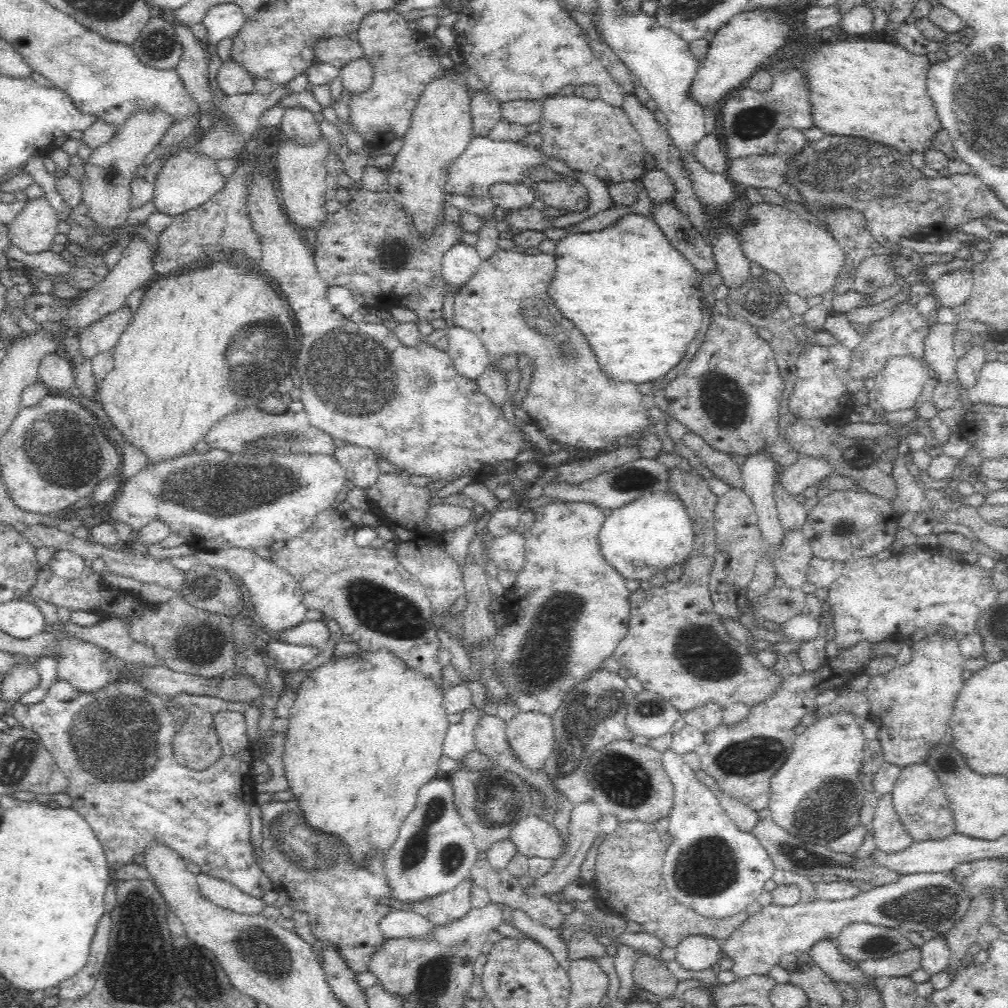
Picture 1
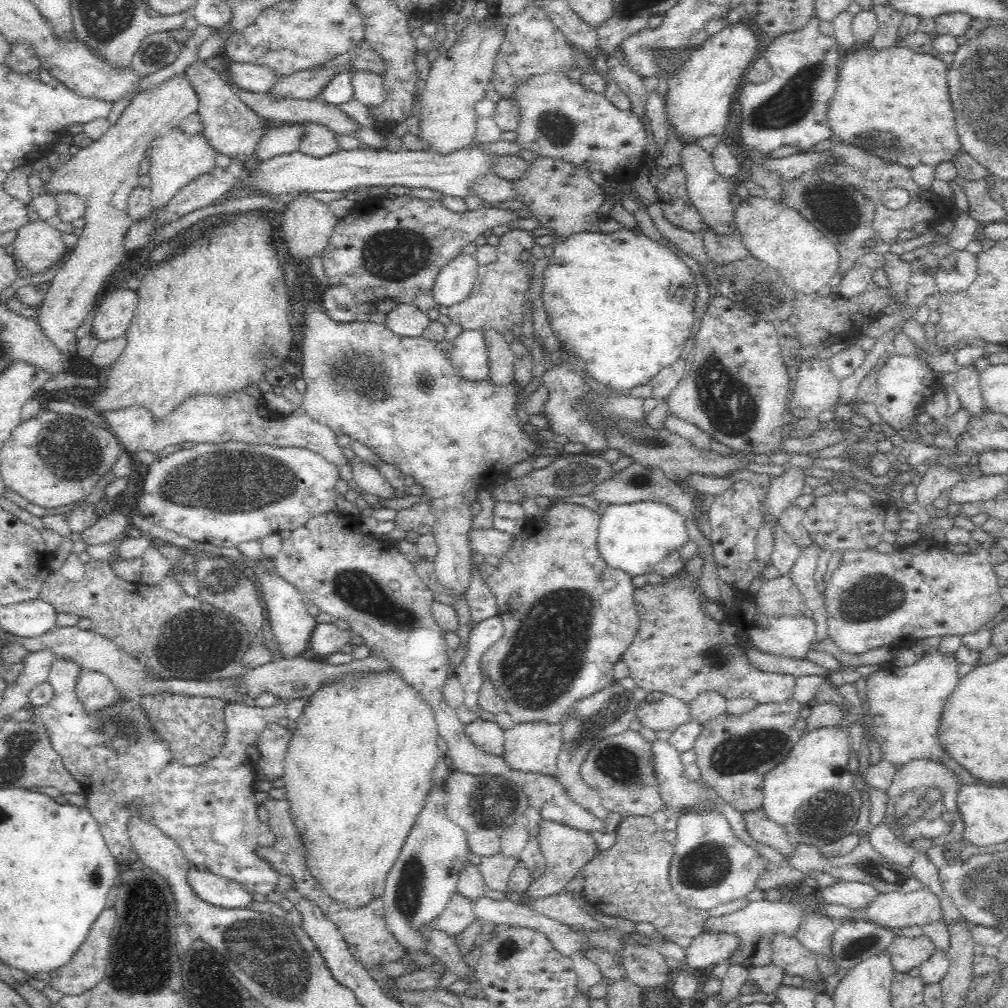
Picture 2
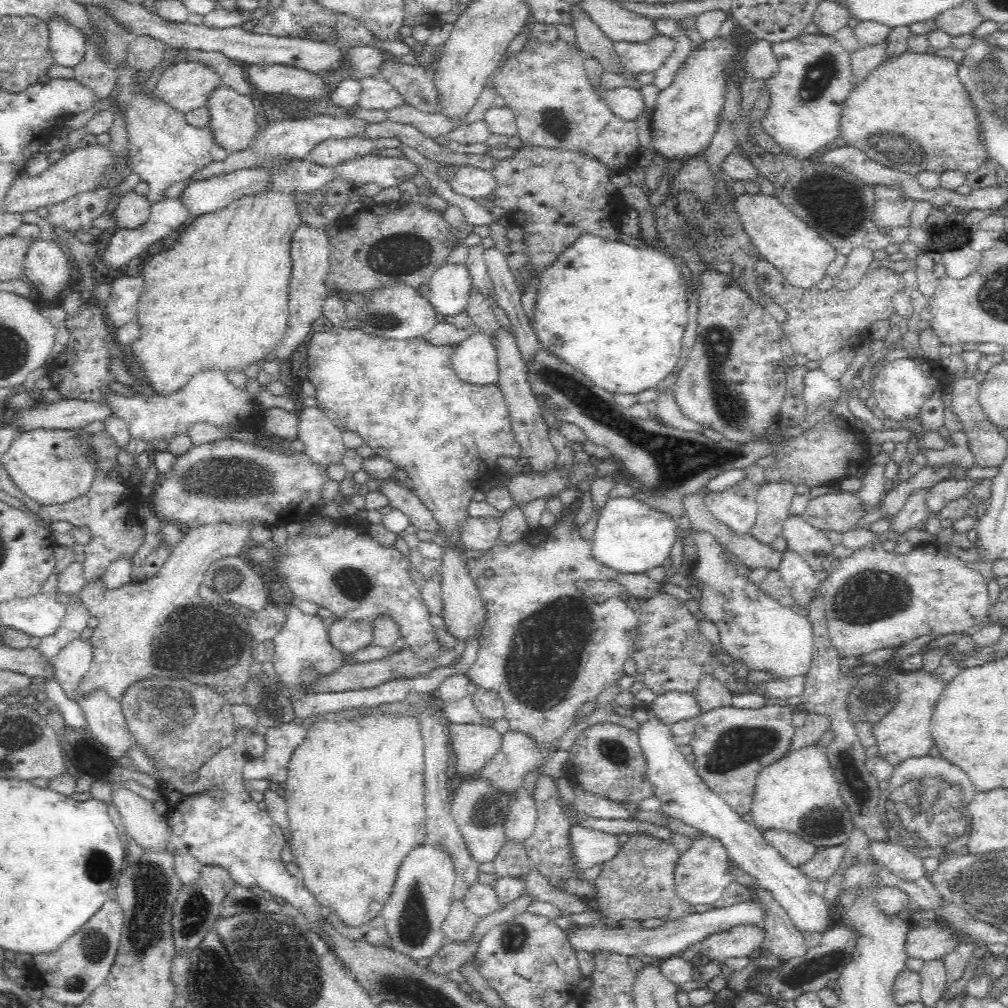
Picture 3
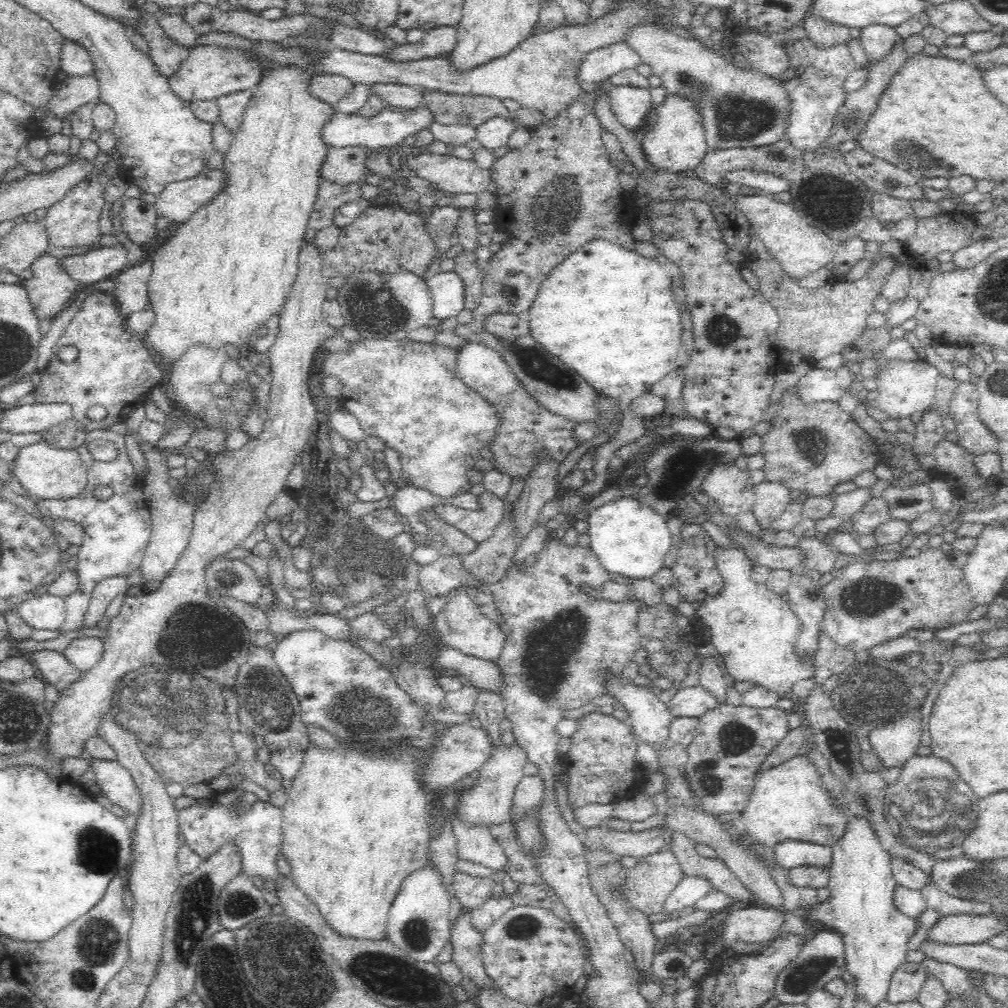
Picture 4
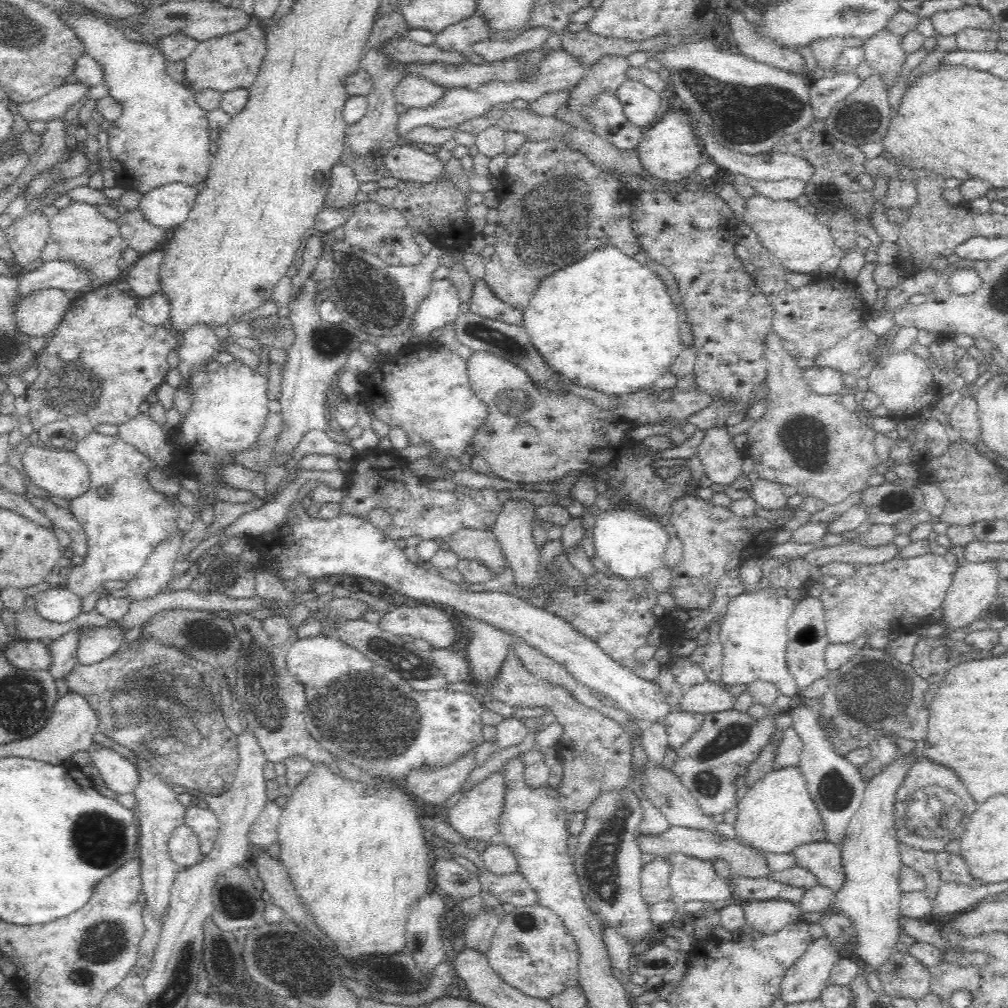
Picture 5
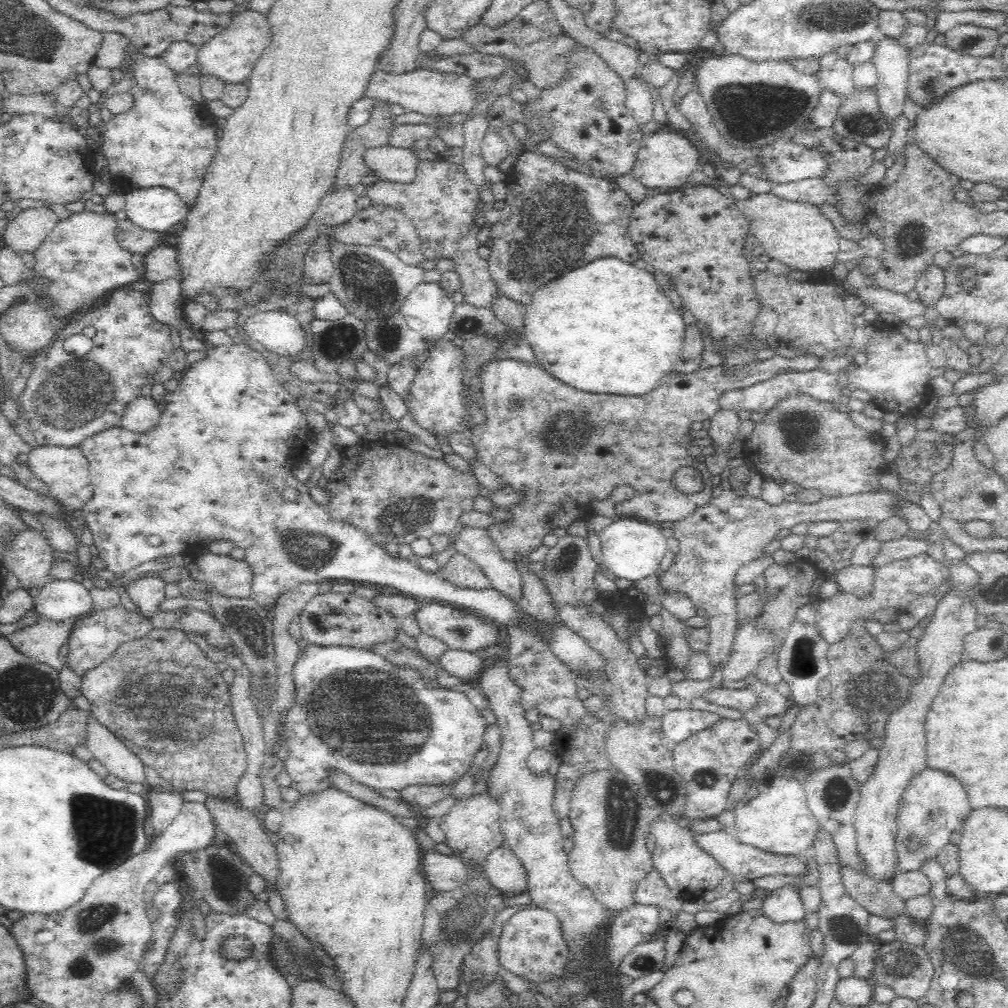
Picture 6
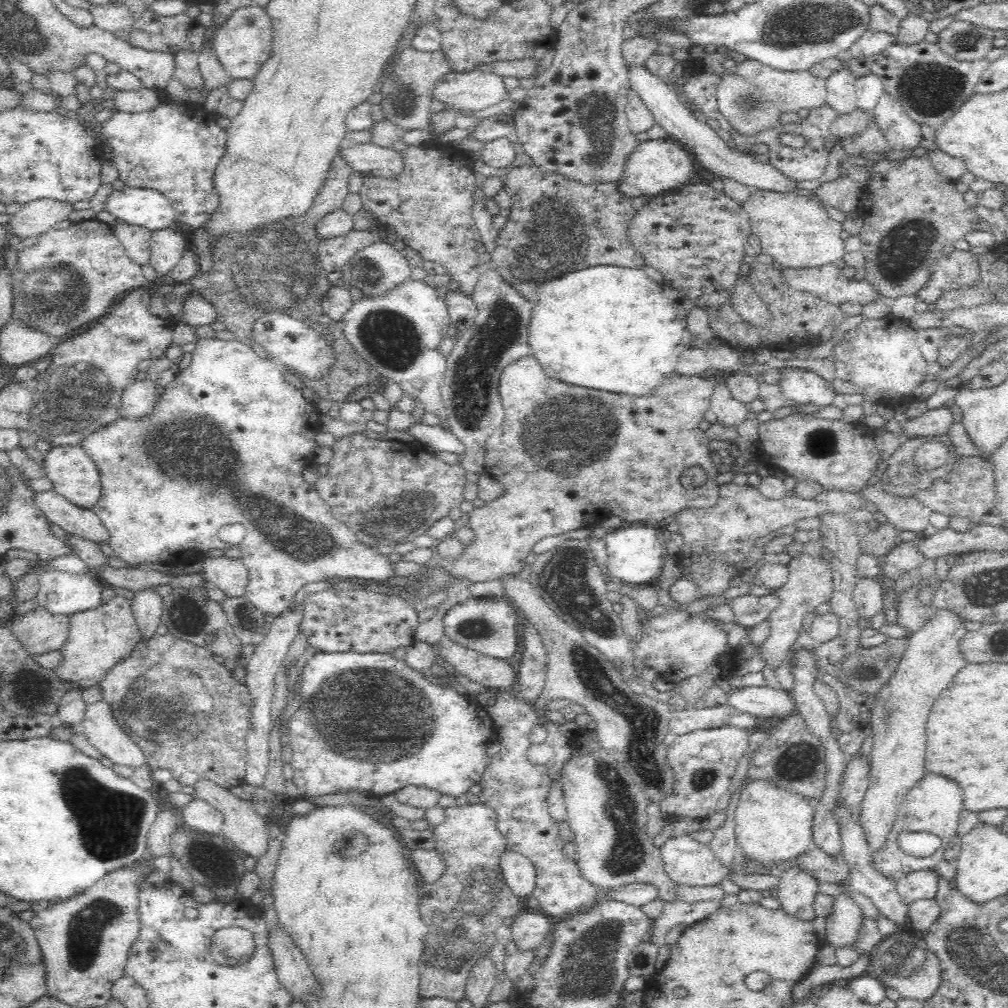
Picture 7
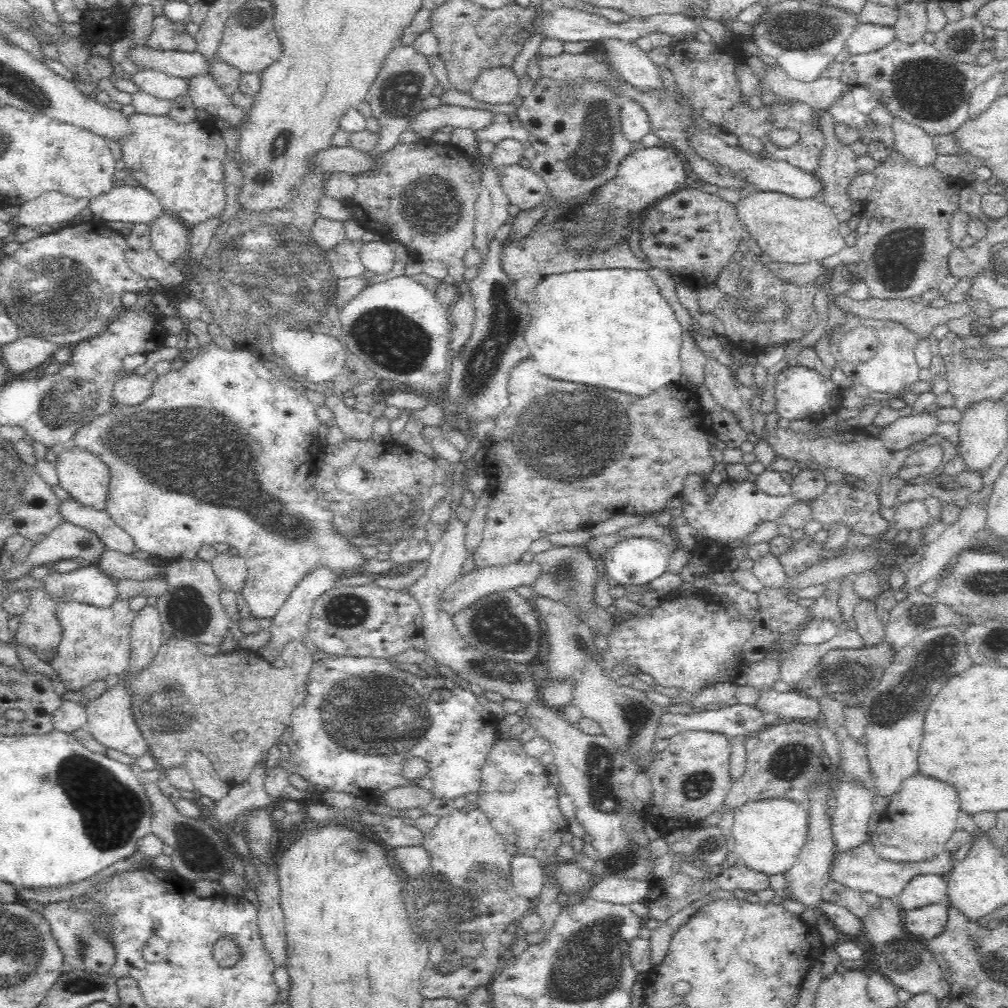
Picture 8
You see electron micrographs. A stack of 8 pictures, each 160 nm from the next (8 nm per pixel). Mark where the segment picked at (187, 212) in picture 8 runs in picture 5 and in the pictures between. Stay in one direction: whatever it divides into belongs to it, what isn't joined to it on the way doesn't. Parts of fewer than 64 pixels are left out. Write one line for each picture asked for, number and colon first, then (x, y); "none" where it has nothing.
5: (162, 136)
6: (166, 140)
7: (175, 150)

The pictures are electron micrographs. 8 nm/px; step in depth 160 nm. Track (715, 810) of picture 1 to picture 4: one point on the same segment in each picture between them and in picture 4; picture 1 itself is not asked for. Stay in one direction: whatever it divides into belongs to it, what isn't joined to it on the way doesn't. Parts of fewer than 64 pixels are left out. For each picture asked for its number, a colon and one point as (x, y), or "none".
2: (710, 866)
3: (701, 876)
4: (690, 889)

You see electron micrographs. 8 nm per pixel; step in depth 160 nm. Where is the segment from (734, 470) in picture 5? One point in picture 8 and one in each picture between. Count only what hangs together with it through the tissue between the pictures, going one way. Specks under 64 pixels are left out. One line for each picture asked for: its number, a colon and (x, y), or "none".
6: (725, 423)
7: (730, 412)
8: (719, 380)

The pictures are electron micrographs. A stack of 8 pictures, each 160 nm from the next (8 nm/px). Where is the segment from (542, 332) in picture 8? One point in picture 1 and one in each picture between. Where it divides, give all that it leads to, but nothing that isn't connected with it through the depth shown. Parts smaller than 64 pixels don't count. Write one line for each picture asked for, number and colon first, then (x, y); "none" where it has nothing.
1: (638, 302)
2: (607, 296)
3: (618, 313)
4: (606, 312)
5: (606, 322)
6: (607, 328)
7: (611, 328)

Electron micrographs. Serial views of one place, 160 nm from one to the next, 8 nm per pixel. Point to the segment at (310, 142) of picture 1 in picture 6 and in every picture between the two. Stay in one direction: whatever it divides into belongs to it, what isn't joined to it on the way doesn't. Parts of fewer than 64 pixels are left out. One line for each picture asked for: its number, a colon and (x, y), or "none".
2: (320, 141)
3: (333, 153)
4: (343, 165)
5: (343, 188)
6: (335, 208)

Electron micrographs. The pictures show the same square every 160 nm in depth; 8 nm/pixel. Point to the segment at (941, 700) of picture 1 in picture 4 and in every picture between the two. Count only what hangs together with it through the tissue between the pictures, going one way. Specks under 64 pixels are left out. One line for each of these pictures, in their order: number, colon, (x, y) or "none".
2: (905, 703)
3: (904, 733)
4: (895, 743)

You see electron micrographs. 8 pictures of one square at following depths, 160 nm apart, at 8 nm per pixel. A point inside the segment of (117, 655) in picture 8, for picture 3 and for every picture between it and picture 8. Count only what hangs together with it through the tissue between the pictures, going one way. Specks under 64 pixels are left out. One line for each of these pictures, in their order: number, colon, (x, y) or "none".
3: (73, 661)
4: (84, 653)
5: (95, 643)
6: (93, 639)
7: (99, 638)

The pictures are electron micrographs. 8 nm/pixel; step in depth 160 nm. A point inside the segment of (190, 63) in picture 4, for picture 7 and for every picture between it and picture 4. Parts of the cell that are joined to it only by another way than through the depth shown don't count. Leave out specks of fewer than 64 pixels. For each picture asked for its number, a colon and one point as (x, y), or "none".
5: (232, 61)
6: (232, 54)
7: (244, 44)

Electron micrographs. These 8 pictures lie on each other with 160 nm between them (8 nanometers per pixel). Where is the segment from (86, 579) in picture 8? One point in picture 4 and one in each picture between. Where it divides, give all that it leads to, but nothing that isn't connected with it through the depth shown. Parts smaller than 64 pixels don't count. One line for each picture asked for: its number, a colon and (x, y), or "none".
4: (48, 612)
5: (61, 604)
6: (58, 599)
7: (61, 592)

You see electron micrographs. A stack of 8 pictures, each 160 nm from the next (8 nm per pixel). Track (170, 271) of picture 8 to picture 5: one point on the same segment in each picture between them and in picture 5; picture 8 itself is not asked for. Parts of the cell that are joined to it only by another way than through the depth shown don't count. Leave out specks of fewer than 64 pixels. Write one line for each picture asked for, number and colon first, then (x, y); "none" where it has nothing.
5: (139, 235)
6: (136, 240)
7: (135, 239)

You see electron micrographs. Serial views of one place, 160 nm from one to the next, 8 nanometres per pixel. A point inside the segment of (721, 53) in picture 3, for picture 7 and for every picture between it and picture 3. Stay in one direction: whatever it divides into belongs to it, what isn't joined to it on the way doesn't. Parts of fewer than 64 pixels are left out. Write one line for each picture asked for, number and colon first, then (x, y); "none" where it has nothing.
4: (673, 139)
5: (669, 152)
6: (667, 159)
7: (655, 167)

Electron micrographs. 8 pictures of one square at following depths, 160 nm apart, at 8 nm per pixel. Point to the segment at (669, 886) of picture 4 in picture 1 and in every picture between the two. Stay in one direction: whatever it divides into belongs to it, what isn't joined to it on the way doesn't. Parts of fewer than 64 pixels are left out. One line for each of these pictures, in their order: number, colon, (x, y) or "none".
1: (628, 881)
2: (630, 880)
3: (638, 884)

